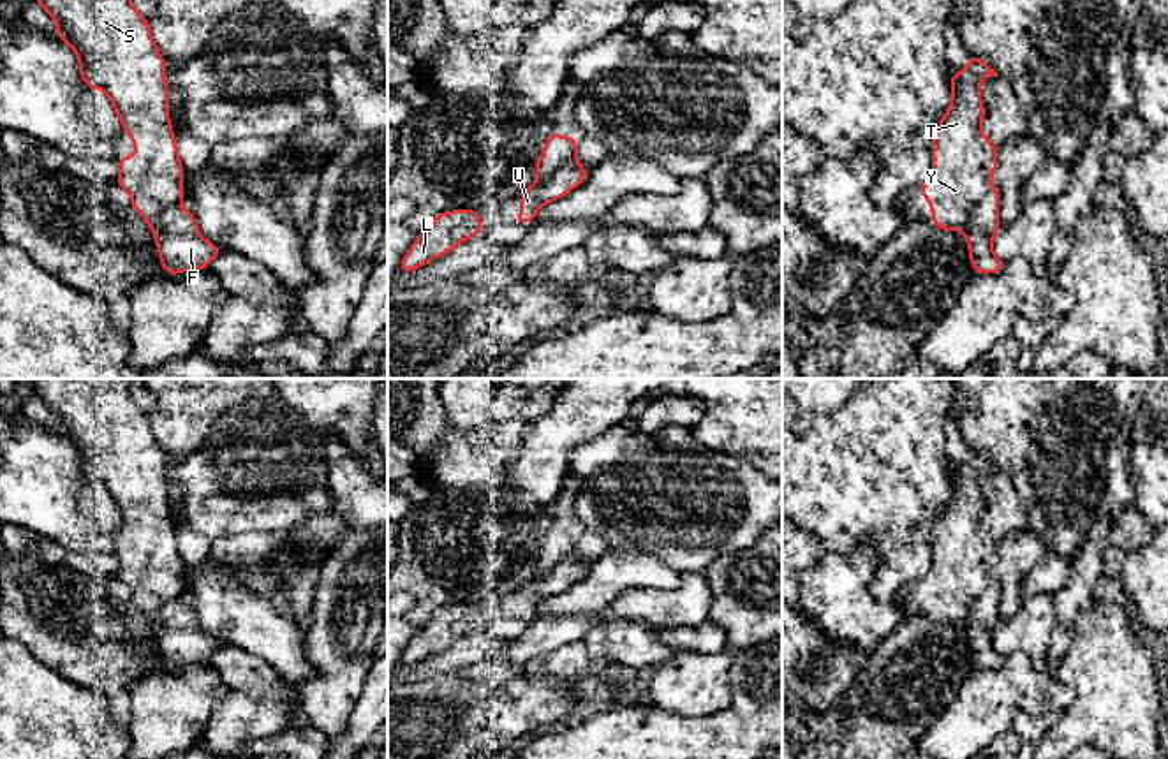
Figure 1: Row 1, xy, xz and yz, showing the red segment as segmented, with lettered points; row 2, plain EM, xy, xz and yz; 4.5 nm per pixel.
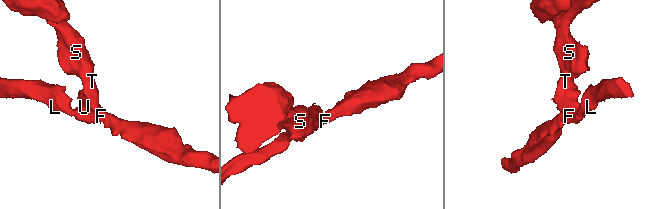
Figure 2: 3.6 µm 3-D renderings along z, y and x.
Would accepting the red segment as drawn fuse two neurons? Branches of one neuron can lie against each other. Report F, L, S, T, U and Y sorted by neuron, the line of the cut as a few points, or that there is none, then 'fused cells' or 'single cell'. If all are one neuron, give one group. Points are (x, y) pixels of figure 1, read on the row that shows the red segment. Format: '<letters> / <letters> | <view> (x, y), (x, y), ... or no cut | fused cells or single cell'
F L U / S T Y | yz (992, 187), (962, 229) | fused cells

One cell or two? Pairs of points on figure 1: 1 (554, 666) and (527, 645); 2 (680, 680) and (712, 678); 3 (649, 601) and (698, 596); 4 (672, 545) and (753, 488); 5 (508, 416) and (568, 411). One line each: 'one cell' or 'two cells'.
1: two cells
2: one cell
3: one cell
4: one cell
5: two cells

